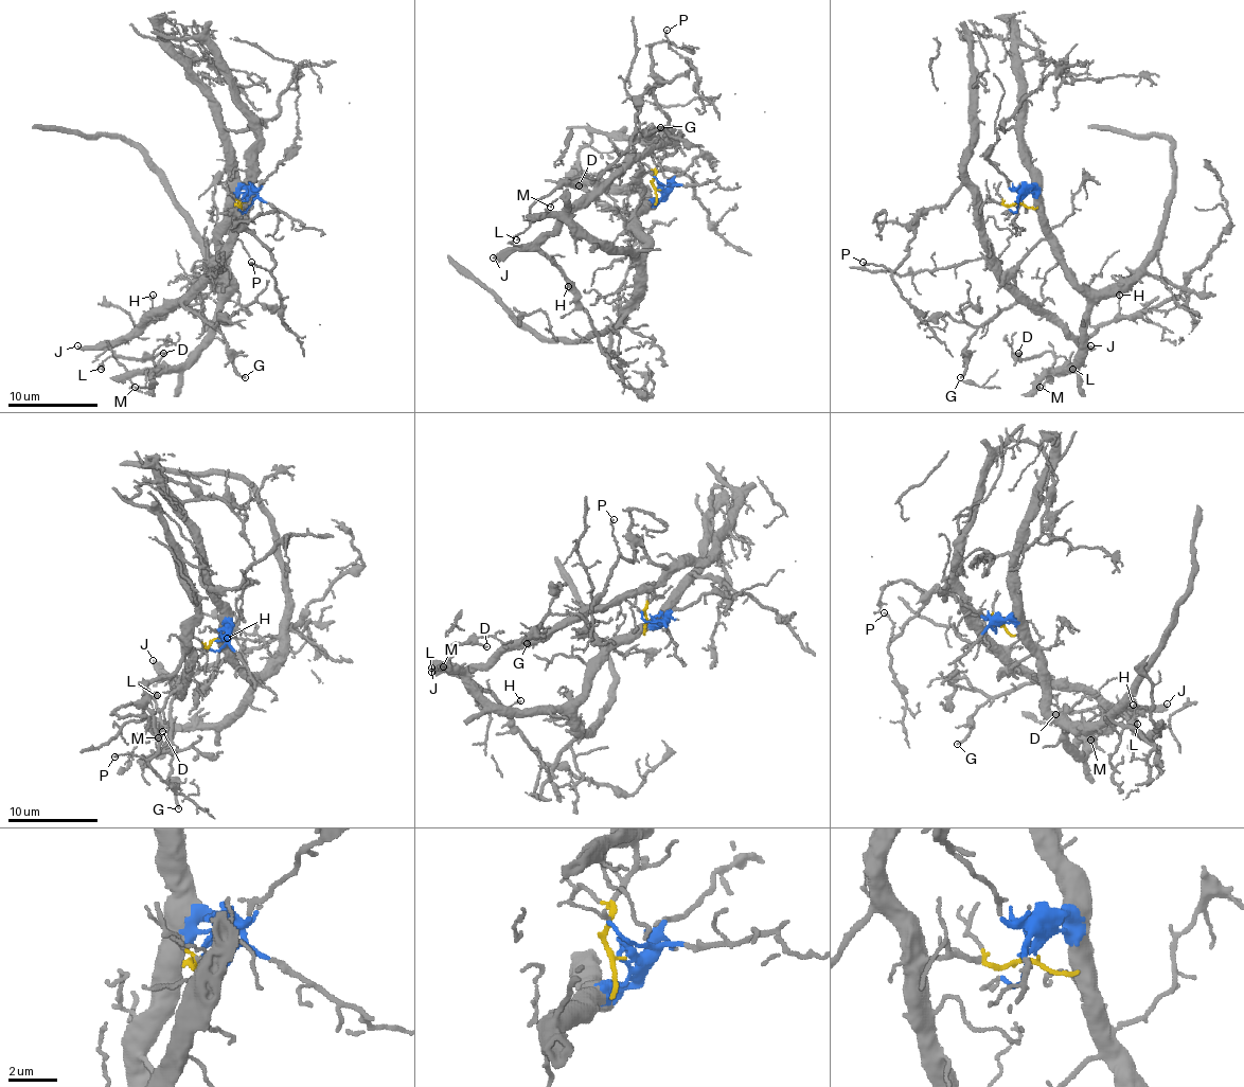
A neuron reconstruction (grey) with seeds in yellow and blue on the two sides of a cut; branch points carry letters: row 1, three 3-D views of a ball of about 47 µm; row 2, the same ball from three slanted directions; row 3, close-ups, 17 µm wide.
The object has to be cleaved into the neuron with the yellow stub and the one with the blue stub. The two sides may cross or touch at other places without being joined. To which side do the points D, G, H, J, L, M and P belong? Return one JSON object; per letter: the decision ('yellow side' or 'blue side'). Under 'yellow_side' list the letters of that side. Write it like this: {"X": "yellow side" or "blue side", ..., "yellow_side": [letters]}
{"D": "blue side", "G": "yellow side", "H": "yellow side", "J": "yellow side", "L": "blue side", "M": "blue side", "P": "yellow side", "yellow_side": ["G", "H", "J", "P"]}

